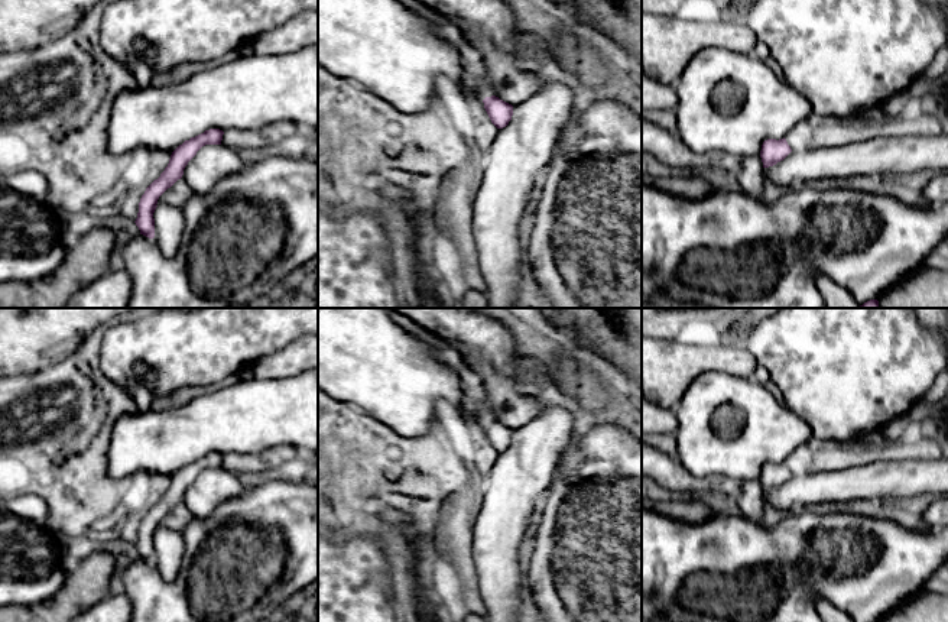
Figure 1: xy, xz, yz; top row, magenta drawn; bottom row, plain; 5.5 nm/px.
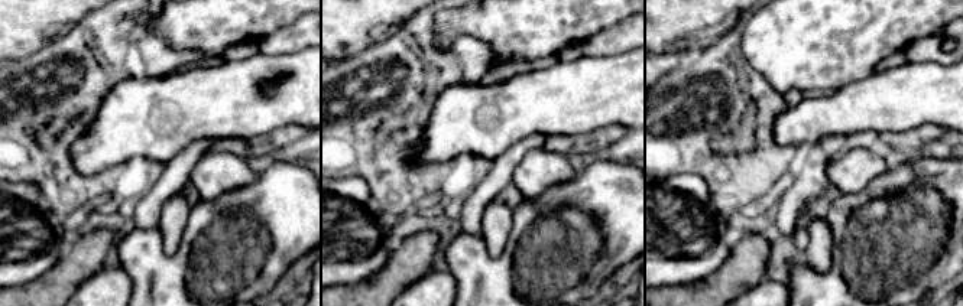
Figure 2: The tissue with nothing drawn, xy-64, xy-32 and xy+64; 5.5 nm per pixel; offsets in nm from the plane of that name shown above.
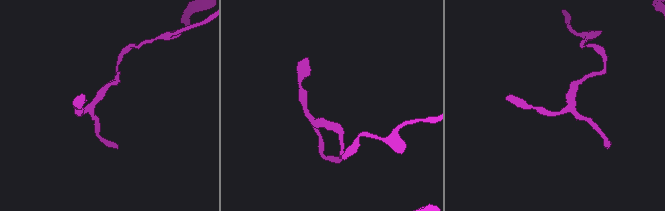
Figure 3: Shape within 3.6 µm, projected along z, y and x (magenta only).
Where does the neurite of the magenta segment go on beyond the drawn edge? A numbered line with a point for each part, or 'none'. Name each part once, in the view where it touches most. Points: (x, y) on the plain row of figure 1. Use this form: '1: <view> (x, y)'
none

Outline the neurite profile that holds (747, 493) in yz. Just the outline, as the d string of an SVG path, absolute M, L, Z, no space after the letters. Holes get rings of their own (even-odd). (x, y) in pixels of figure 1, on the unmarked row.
M760 479L754 480L733 480L733 496L731 499L740 509L740 516L759 527L766 527L763 522L764 500L763 486Z

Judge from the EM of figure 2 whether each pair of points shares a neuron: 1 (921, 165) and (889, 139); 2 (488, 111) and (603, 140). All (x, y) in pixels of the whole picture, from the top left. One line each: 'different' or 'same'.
1: different
2: different

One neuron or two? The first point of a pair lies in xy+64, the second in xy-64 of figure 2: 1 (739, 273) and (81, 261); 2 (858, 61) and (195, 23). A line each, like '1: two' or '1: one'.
1: one
2: one

